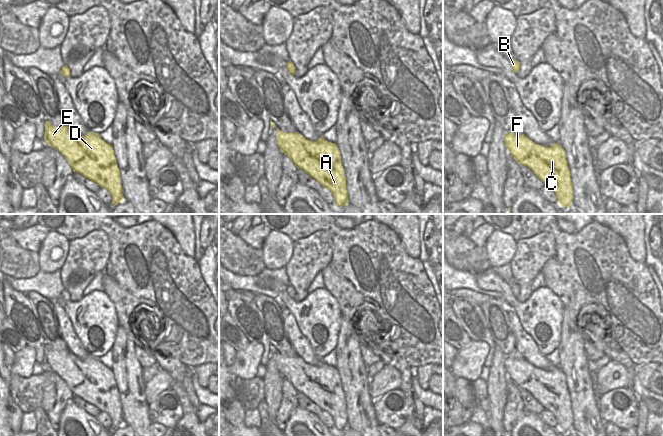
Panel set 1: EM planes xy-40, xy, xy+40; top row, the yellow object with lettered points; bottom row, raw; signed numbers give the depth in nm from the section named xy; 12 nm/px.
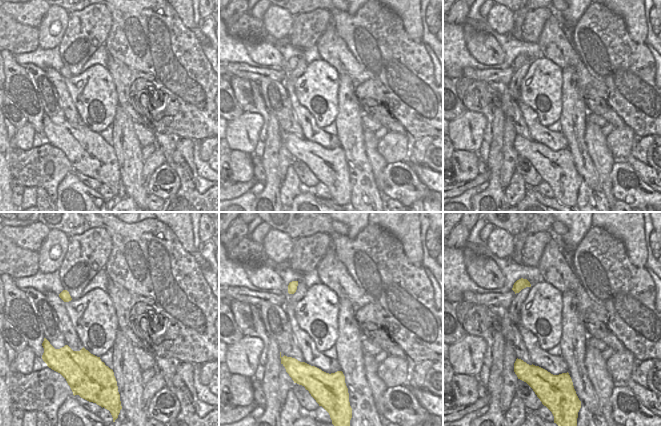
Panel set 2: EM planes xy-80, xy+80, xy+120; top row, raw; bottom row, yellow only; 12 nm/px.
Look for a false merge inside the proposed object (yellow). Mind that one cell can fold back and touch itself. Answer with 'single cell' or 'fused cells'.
single cell

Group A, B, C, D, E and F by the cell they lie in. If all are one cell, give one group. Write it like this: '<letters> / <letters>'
A B C D E F

